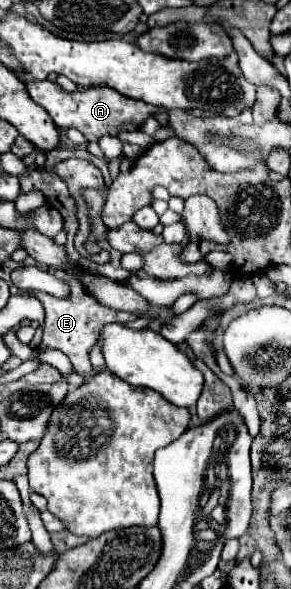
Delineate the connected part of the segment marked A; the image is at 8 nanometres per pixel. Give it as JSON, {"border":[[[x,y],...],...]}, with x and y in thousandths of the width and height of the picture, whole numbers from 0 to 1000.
{"border":[[[100,138],[93,154],[120,175],[155,182],[203,219],[271,219],[299,239],[326,239],[354,229],[402,229],[409,222],[457,222],[533,188],[498,171],[457,171],[395,151],[375,148],[320,148],[320,151],[271,151],[251,158],[216,154],[189,138]]]}

